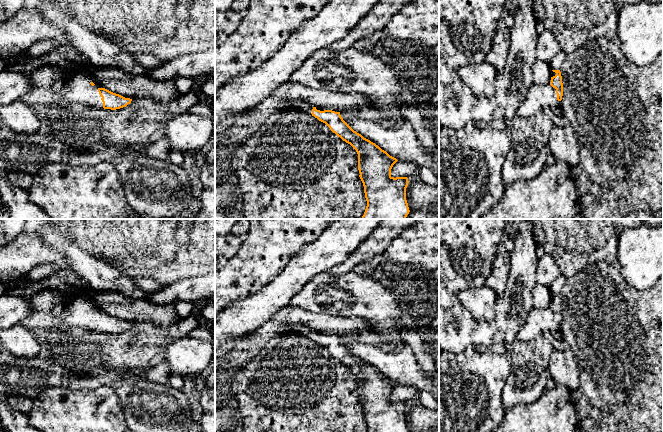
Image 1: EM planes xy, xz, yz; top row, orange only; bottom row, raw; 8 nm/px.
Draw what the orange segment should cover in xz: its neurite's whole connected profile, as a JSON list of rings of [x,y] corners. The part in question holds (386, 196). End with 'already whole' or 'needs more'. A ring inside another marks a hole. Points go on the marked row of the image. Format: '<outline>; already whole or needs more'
[[[293,101],[289,103],[289,106],[308,113],[319,121],[325,123],[333,133],[356,150],[358,154],[359,177],[363,183],[365,198],[367,201],[367,206],[361,219],[406,219],[410,212],[406,200],[406,188],[409,181],[407,177],[394,178],[391,176],[391,169],[398,161],[396,158],[390,156],[375,143],[354,131],[343,120],[340,112],[320,109],[303,101]]]; needs more

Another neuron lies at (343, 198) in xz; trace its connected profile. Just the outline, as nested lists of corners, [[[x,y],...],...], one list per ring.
[[[295,108],[270,114],[232,154],[230,169],[238,177],[243,219],[361,219],[367,201],[359,177],[358,154],[323,122]]]

